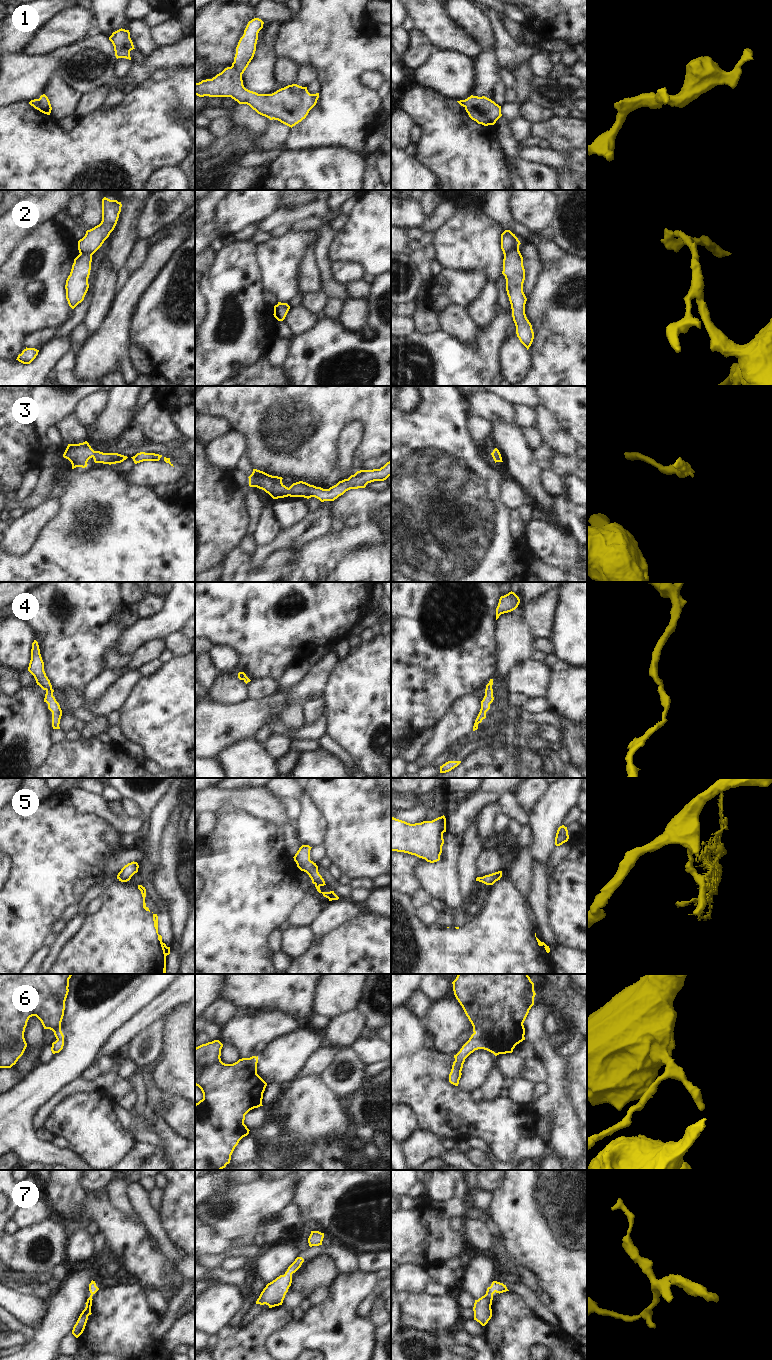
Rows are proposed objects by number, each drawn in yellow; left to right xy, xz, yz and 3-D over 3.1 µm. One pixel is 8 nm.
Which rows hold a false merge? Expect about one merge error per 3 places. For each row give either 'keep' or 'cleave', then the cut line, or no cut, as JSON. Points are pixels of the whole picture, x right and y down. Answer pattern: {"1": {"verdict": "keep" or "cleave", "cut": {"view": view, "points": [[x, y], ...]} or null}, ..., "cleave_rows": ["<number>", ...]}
{"1": {"verdict": "keep", "cut": null}, "2": {"verdict": "cleave", "cut": {"view": "yz", "points": [[518, 245], [504, 254]]}}, "3": {"verdict": "keep", "cut": null}, "4": {"verdict": "keep", "cut": null}, "5": {"verdict": "cleave", "cut": {"view": "xz", "points": [[315, 883], [319, 886]]}}, "6": {"verdict": "keep", "cut": null}, "7": {"verdict": "keep", "cut": null}, "cleave_rows": ["2", "5"]}

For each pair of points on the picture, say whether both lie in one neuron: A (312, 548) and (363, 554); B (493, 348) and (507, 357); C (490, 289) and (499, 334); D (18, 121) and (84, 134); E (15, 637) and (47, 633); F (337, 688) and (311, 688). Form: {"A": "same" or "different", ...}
{"A": "different", "B": "different", "C": "different", "D": "same", "E": "different", "F": "different"}

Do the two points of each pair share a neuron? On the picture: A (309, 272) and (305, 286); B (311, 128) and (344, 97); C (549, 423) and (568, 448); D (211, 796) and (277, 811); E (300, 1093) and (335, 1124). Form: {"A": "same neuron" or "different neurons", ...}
{"A": "same neuron", "B": "same neuron", "C": "same neuron", "D": "same neuron", "E": "same neuron"}

